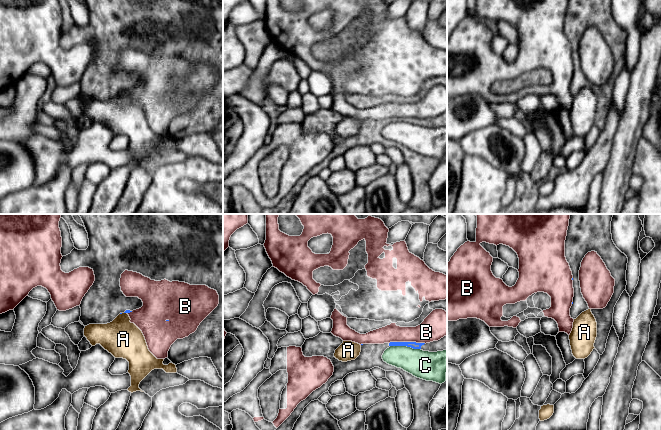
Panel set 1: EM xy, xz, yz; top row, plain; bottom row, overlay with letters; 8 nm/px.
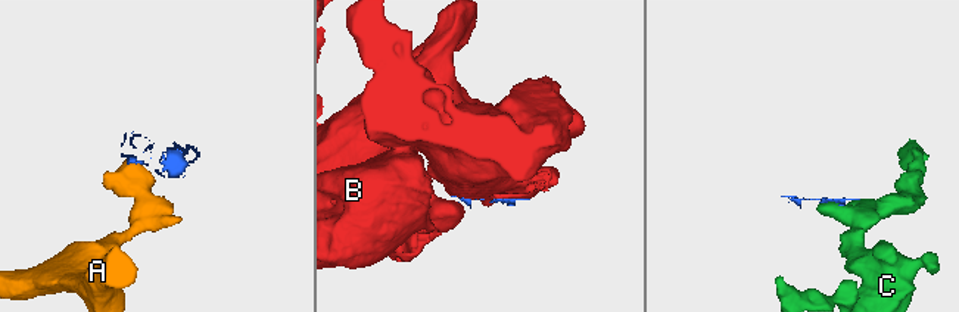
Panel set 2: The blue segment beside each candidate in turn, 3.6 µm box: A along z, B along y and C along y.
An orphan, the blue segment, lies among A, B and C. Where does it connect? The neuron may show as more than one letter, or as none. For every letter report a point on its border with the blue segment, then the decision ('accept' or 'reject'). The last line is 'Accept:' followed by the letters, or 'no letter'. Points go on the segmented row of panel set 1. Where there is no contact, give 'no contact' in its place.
A: contact xy (125, 312); reject
B: contact xz (407, 342); reject
C: contact xz (405, 345); reject
Accept: no letter

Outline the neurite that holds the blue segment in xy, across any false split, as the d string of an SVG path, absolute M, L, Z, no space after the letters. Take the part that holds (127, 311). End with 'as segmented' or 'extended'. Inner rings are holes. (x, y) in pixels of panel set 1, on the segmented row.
M79 214L81 217L86 231L88 233L89 246L86 250L78 250L74 248L70 254L63 256L61 259L61 270L69 273L79 267L89 267L94 271L95 281L90 287L88 292L83 297L80 308L81 316L80 321L84 326L89 324L107 324L112 322L120 313L130 313L133 310L139 309L143 306L143 302L138 297L126 297L121 291L120 278L121 274L125 271L133 271L142 274L151 280L161 281L168 280L185 282L190 285L206 285L211 289L217 291L219 295L218 306L200 323L197 330L183 339L177 339L168 351L168 359L175 365L184 361L188 361L199 357L208 357L212 360L216 367L219 376L223 379L223 214Z; extended

